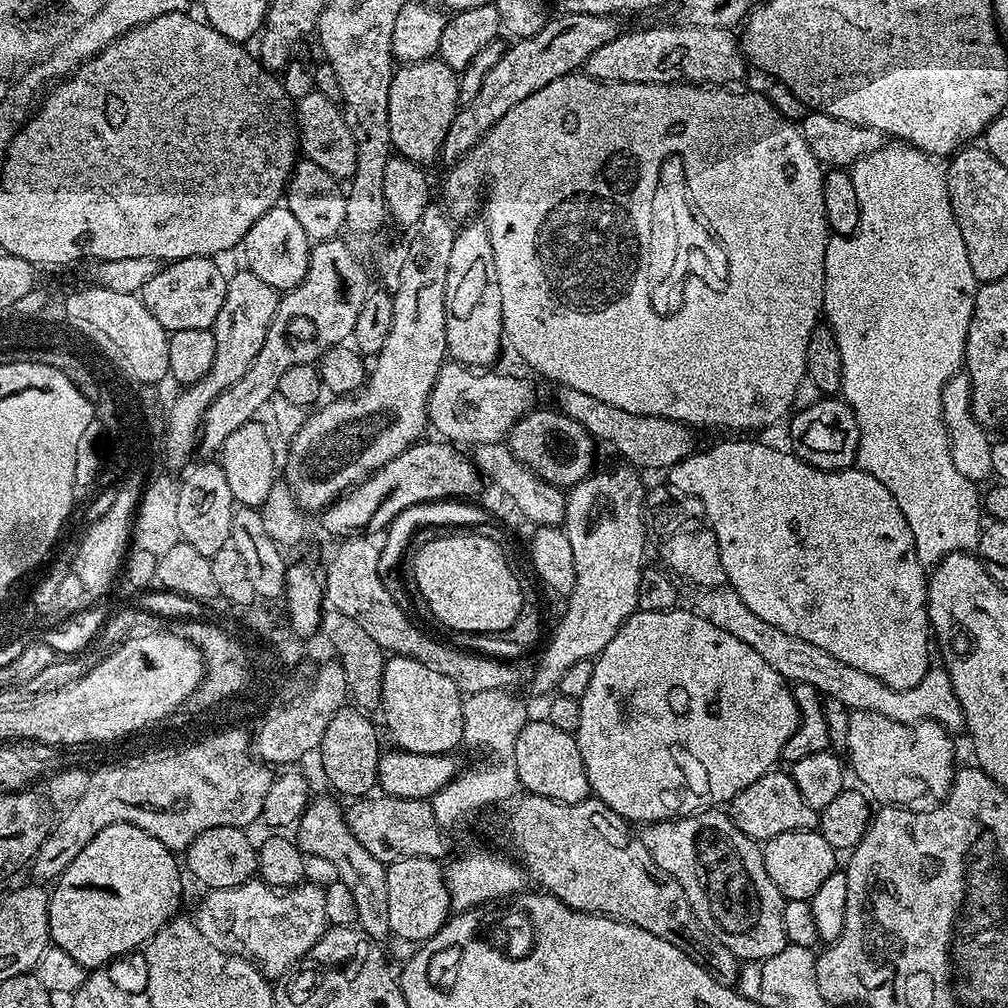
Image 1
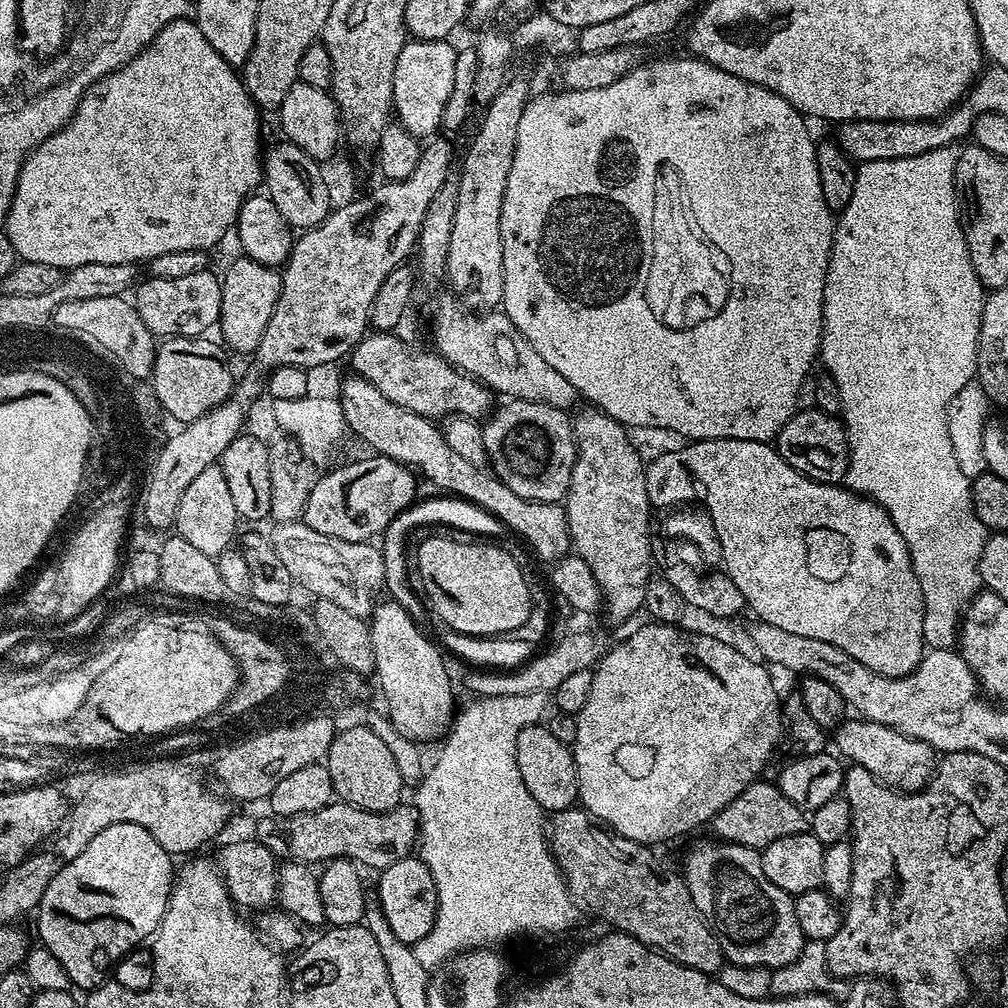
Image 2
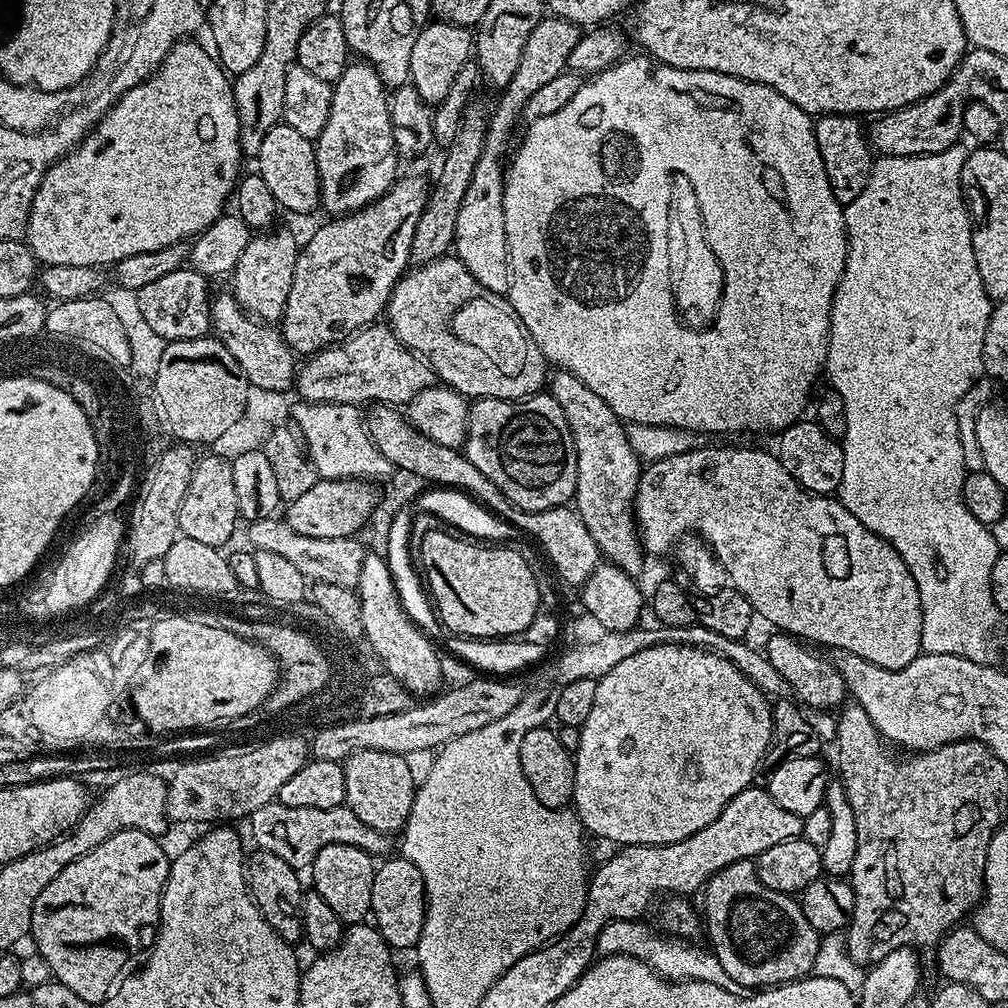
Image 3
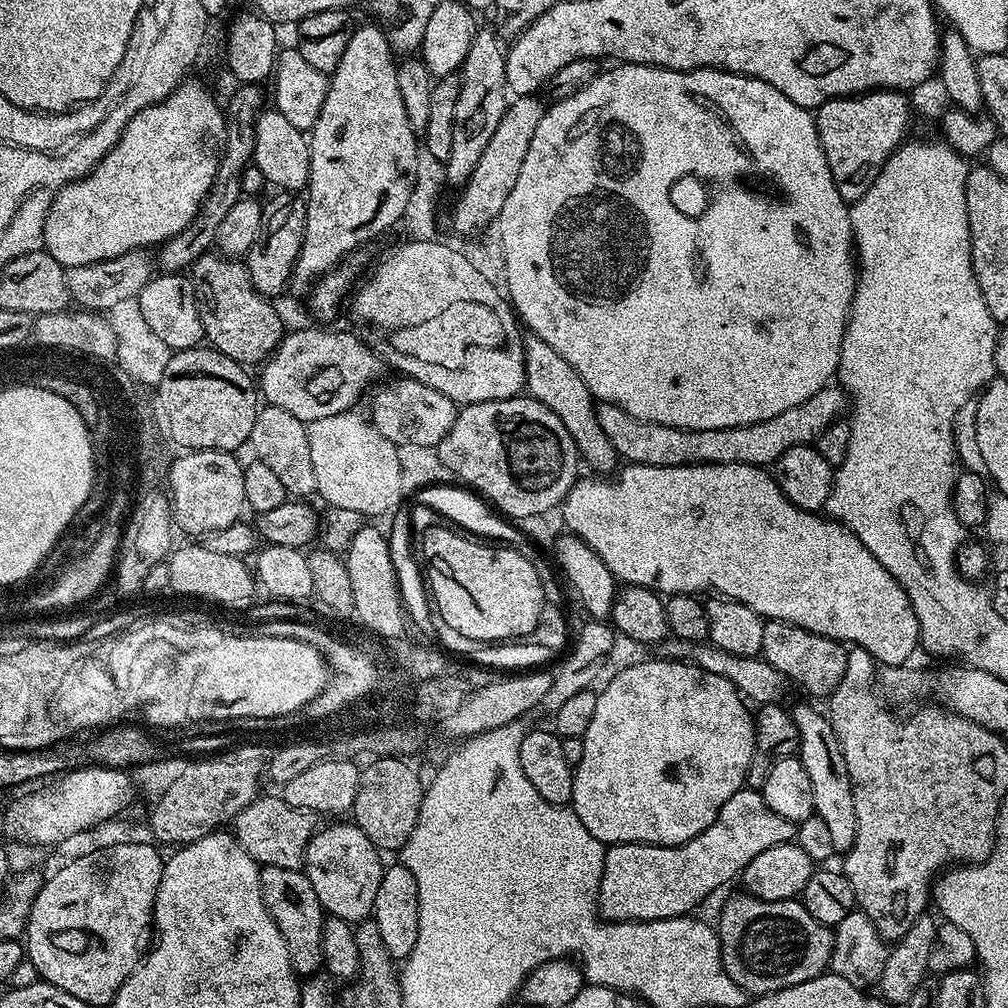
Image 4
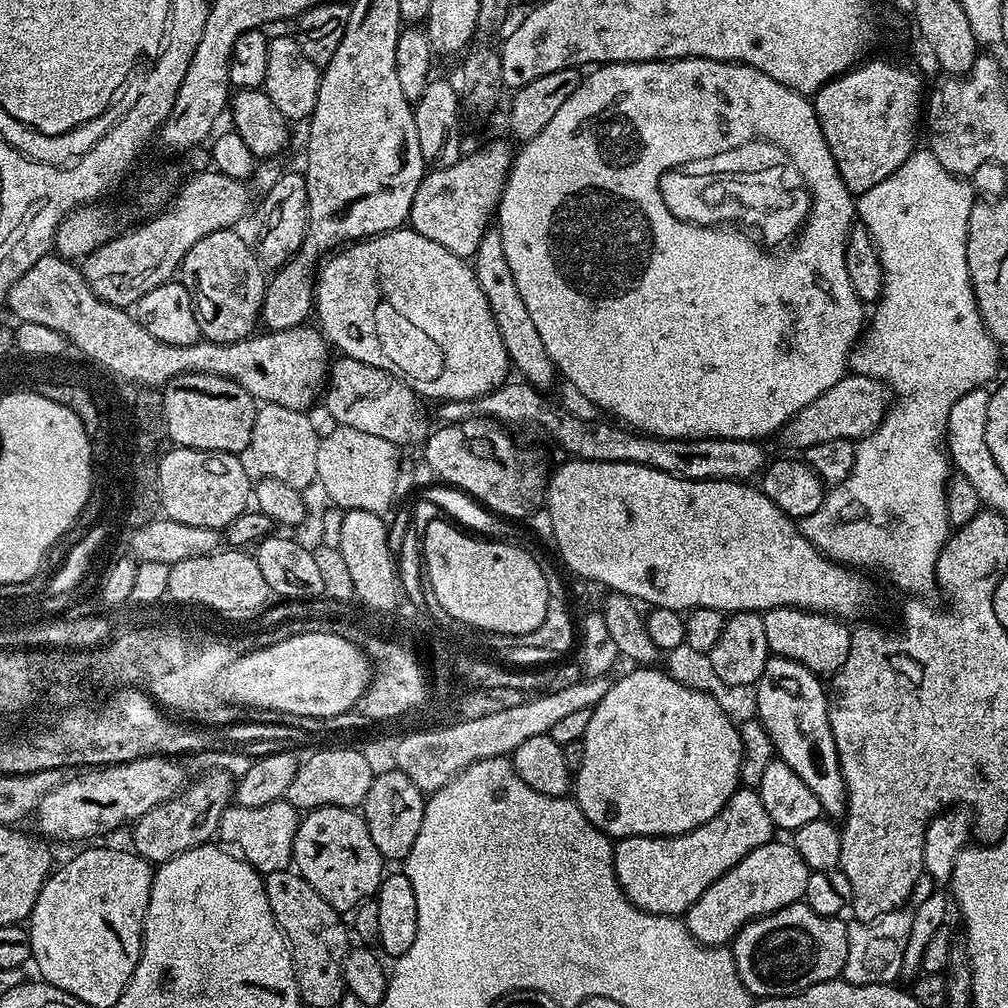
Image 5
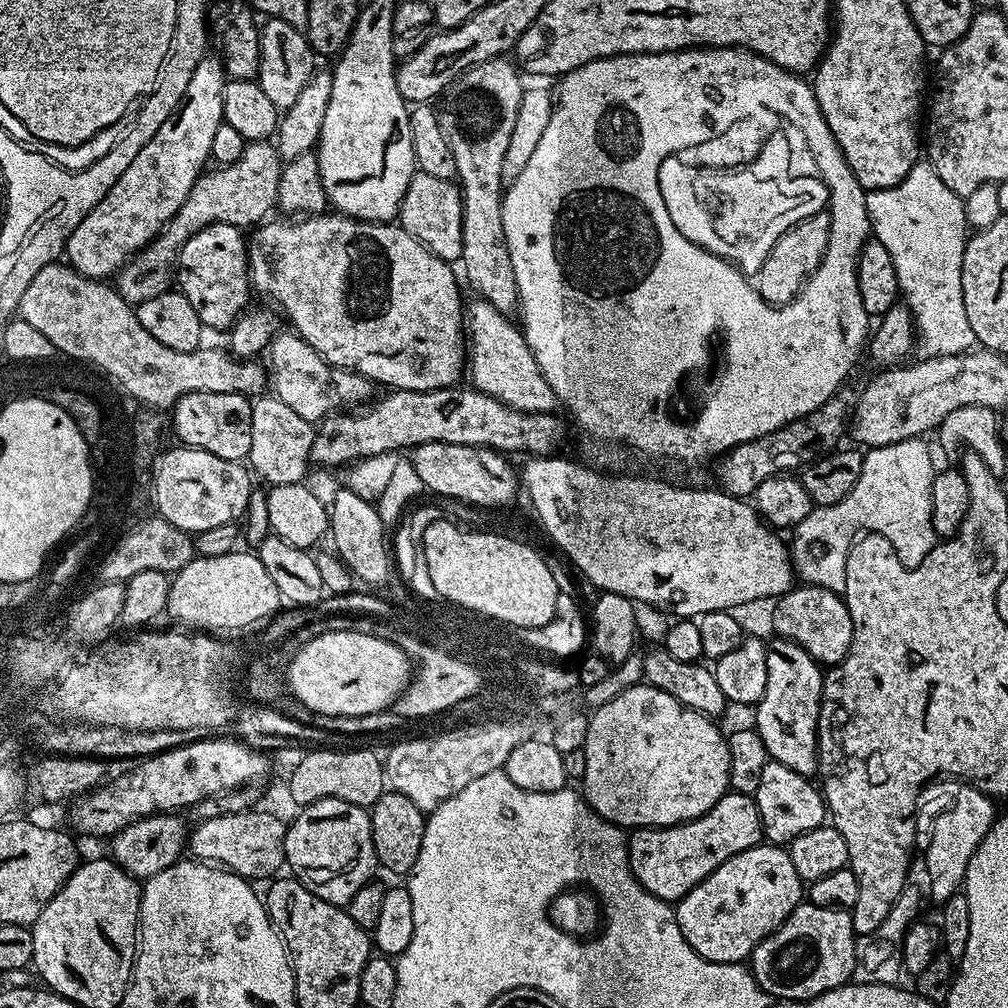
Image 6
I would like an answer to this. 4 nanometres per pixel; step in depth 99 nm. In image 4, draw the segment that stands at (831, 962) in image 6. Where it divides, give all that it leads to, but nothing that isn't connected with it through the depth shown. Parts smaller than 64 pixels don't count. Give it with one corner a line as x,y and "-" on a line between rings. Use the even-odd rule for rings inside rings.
732,896
720,912
720,953
726,974
753,997
786,990
829,971
834,932
818,922
799,899
760,900
756,896

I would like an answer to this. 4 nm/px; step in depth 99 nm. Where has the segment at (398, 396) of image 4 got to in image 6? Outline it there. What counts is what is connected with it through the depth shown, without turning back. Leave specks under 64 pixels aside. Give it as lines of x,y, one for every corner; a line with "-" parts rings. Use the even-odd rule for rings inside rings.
295,331
277,332
266,349
267,356
266,367
271,391
282,402
286,402
286,406
290,406
298,418
320,422
324,417
341,410
355,410
369,403
373,395
373,381
360,372
352,372
349,368
339,368
326,362
326,358
319,356
314,346
307,344

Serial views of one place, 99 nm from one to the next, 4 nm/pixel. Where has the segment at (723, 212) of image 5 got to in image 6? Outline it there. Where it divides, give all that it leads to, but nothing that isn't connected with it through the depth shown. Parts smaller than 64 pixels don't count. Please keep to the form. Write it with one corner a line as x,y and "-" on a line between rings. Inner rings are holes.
676,154
667,156
658,170
658,190
662,194
662,202
666,202
666,214
670,214
674,226
678,226
690,242
721,256
745,274
759,272
772,247
795,223
825,211
828,206
828,188
818,178
796,180
796,184
756,184
752,176
732,176
732,172
725,172
722,167
699,168
680,159
684,158

